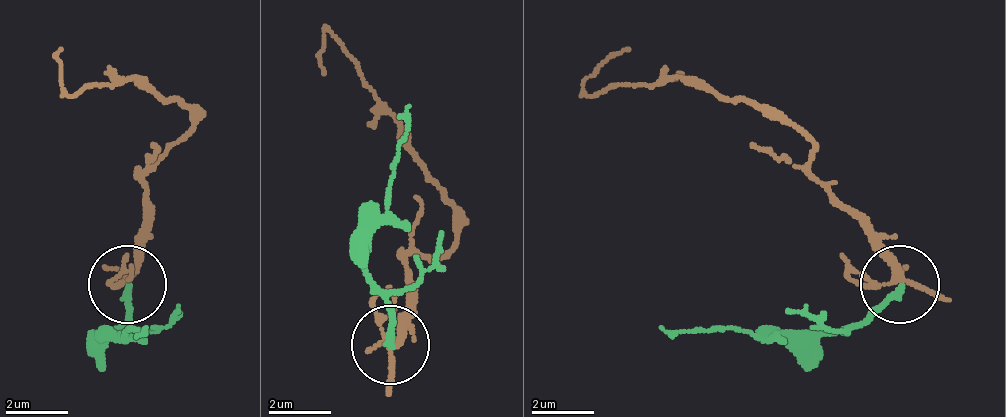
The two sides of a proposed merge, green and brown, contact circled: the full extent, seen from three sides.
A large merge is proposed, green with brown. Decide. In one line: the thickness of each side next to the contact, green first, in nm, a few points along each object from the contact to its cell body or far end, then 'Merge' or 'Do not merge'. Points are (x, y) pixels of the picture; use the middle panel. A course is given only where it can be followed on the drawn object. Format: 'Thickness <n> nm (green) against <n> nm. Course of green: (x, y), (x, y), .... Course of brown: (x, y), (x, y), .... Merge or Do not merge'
Thickness 200 nm (green) against 200 nm. Course of green: (392, 347), (392, 315), (361, 260), (408, 104). Course of brown: (392, 347), (408, 260), (447, 253), (455, 221), (400, 119), (337, 33), (322, 33), (322, 72). Do not merge

